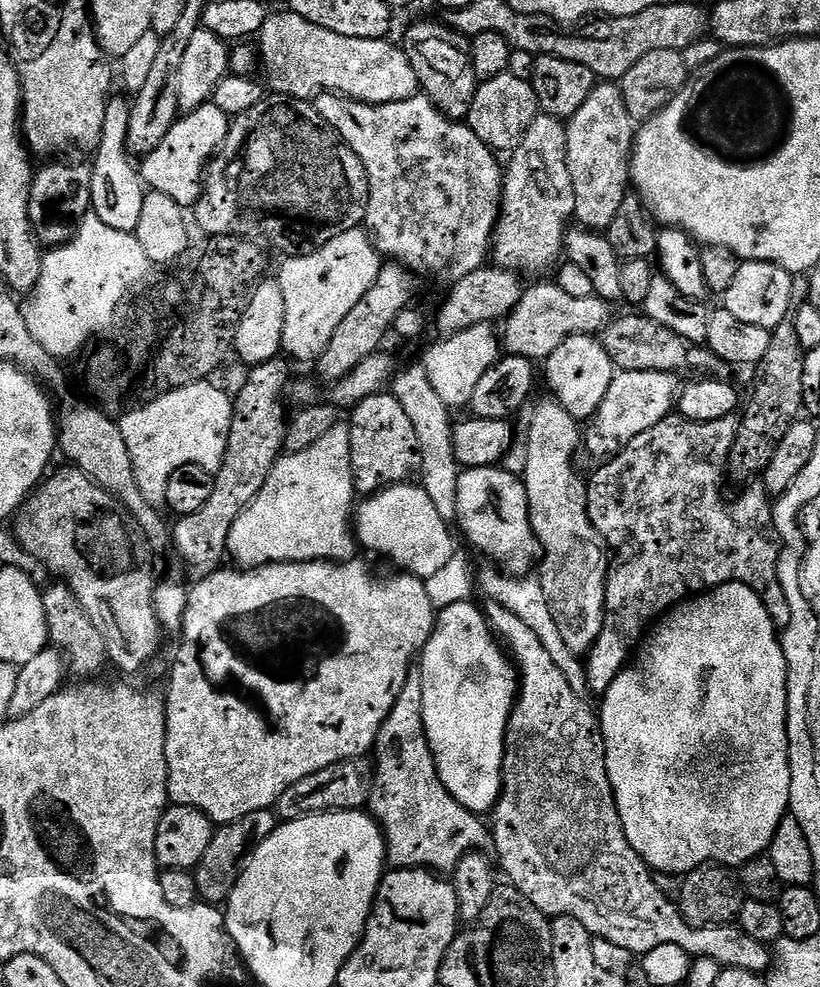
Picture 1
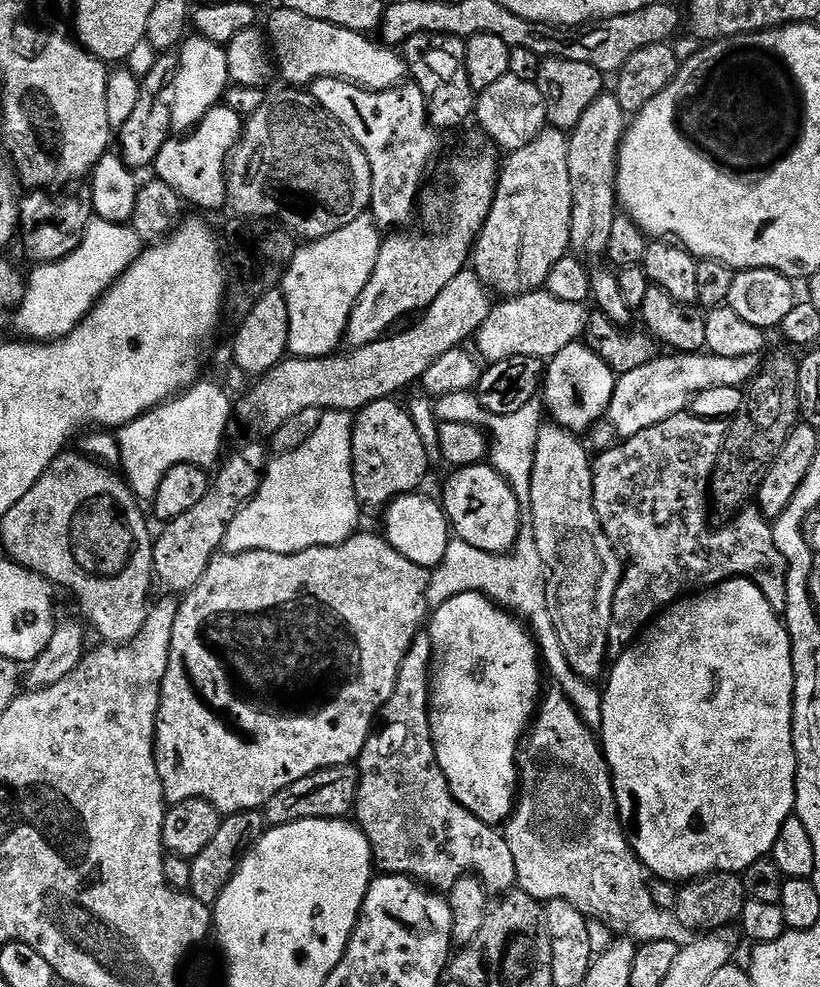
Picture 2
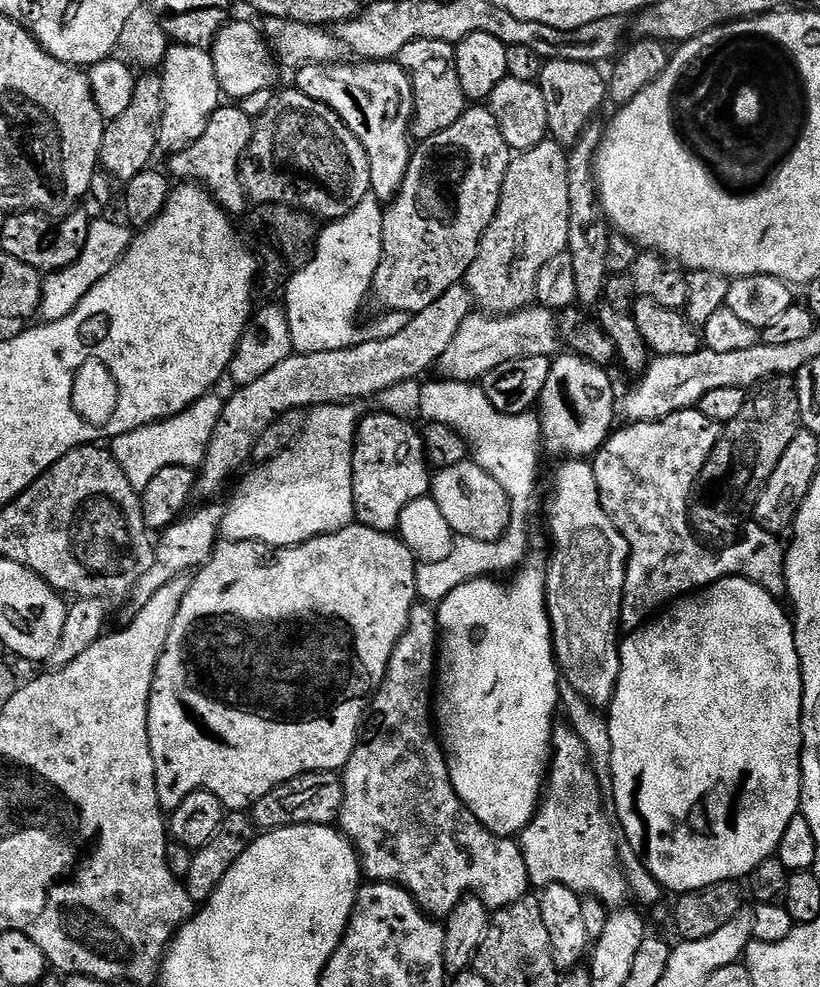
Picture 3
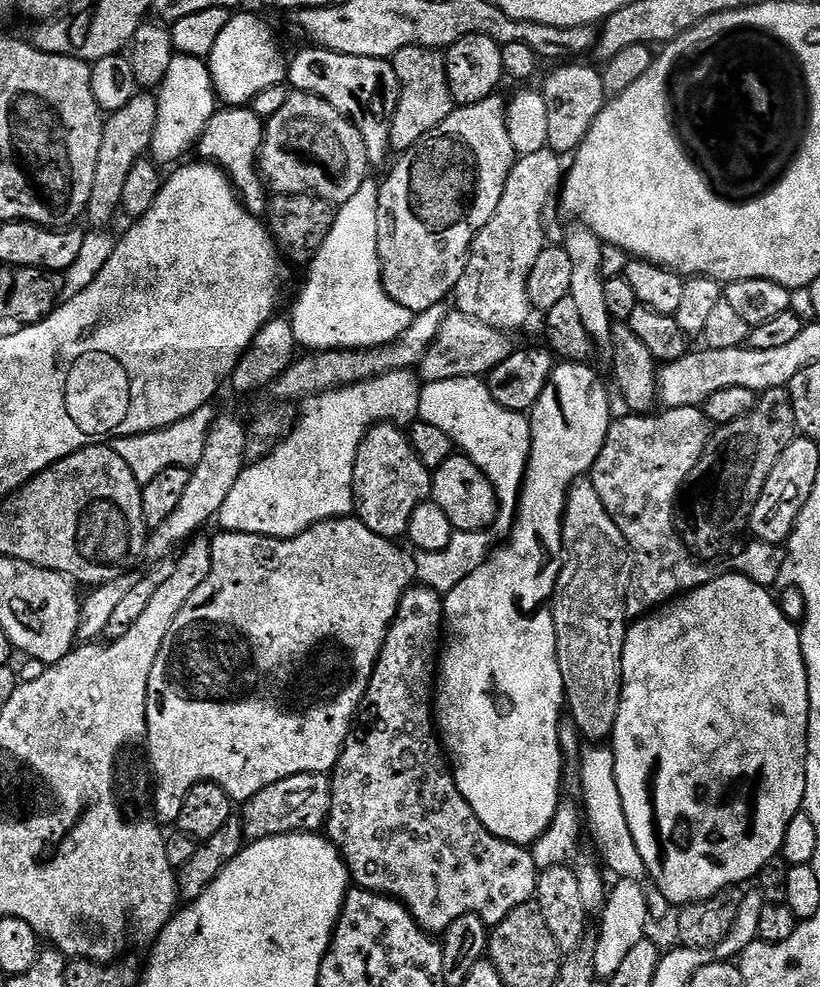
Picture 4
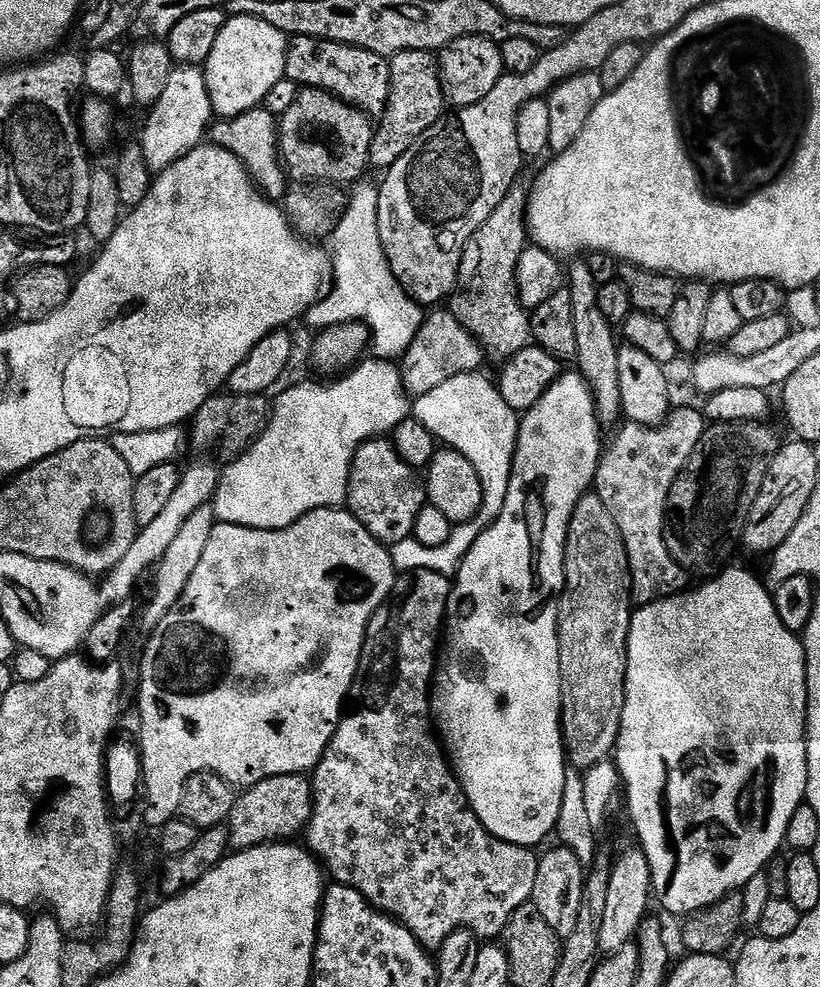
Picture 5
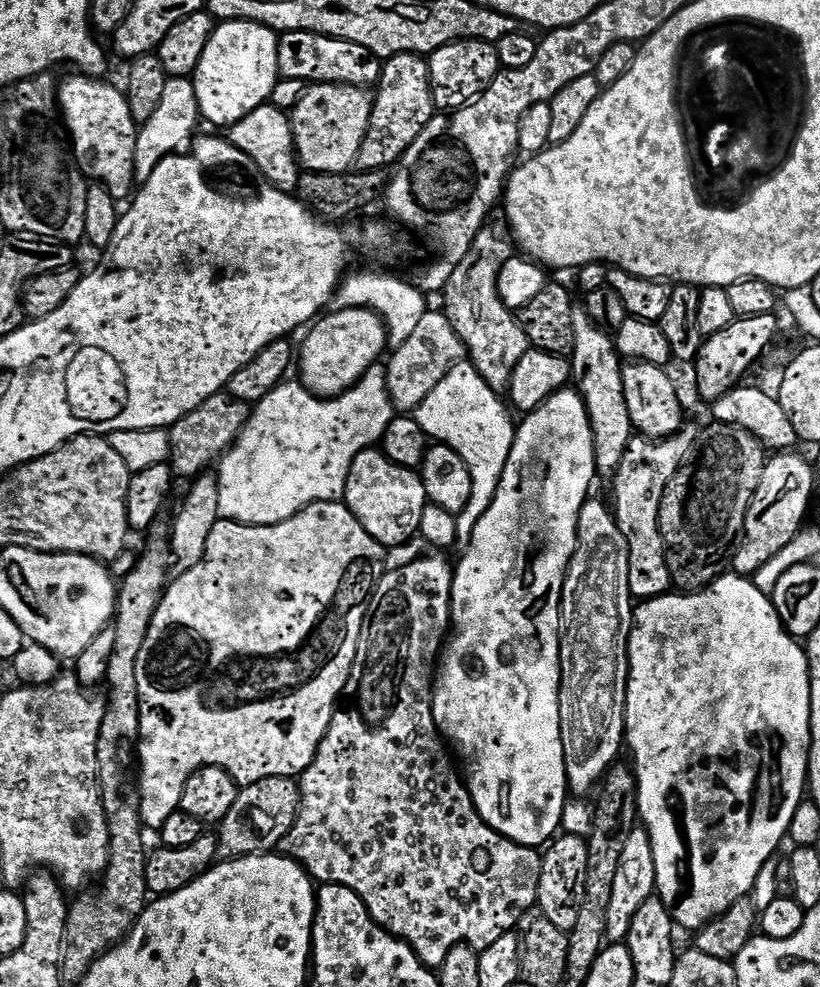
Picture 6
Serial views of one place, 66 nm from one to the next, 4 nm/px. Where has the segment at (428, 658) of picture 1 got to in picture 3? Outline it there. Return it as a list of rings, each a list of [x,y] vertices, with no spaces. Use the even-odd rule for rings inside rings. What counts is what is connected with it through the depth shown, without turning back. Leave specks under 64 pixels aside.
[[[532,552],[528,556],[528,565],[513,580],[503,584],[500,578],[471,580],[458,590],[451,592],[438,605],[438,659],[434,676],[434,724],[438,729],[438,739],[448,757],[450,782],[465,808],[469,808],[477,818],[485,824],[495,836],[515,837],[524,831],[532,821],[537,808],[540,807],[542,789],[546,783],[548,766],[552,751],[552,730],[556,716],[556,708],[560,704],[560,685],[562,677],[556,666],[556,657],[552,647],[552,623],[548,617],[548,562],[549,557],[540,552]]]

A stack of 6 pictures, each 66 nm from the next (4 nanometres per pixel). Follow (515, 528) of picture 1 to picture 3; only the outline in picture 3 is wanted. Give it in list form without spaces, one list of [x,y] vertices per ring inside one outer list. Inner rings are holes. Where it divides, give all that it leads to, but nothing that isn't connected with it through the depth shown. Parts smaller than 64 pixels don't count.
[[[469,458],[458,462],[458,466],[446,466],[433,475],[430,499],[442,510],[450,530],[456,536],[474,538],[482,542],[494,542],[508,532],[508,523],[512,517],[510,502],[506,490],[482,470],[475,460]]]

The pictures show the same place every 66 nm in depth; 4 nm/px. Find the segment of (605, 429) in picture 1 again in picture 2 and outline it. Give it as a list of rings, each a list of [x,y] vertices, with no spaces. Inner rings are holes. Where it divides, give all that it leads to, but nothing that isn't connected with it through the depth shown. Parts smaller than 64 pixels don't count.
[[[704,352],[657,355],[646,366],[638,366],[638,370],[630,370],[630,374],[617,379],[608,407],[607,423],[612,423],[620,438],[642,434],[642,430],[658,426],[658,422],[666,422],[666,418],[674,418],[685,411],[693,398],[702,394],[702,390],[714,390],[714,386],[744,388],[761,368],[760,356],[718,358]]]

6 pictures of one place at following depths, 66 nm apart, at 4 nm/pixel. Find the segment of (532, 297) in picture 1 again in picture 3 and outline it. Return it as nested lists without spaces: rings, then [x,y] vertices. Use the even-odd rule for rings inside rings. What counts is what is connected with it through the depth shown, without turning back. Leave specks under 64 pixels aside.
[[[529,306],[509,316],[469,314],[466,322],[458,326],[458,334],[454,334],[454,342],[450,342],[446,354],[442,354],[438,368],[449,380],[480,382],[494,366],[502,366],[502,362],[535,356],[552,358],[561,348],[562,324],[553,309]]]

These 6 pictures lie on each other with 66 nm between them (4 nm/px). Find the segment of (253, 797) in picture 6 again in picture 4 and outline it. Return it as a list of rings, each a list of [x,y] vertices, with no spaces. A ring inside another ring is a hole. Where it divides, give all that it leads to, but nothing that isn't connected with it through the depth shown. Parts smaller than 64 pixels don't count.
[[[319,772],[294,774],[274,786],[266,786],[254,798],[243,801],[244,839],[251,842],[265,840],[271,836],[285,836],[291,832],[319,833],[328,823],[332,805],[332,781]]]

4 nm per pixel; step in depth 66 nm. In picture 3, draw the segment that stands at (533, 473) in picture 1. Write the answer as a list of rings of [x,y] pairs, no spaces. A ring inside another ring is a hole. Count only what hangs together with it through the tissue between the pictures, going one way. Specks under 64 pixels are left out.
[[[568,458],[561,464],[564,465],[557,470],[556,477],[552,480],[552,497],[548,500],[548,524],[552,527],[552,552],[550,551],[548,562],[548,617],[552,623],[552,647],[556,657],[556,666],[560,670],[563,683],[574,686],[574,690],[578,690],[578,694],[582,694],[582,698],[587,700],[589,708],[604,710],[614,698],[620,673],[620,640],[618,635],[616,636],[616,632],[618,633],[620,607],[624,597],[624,583],[628,569],[628,543],[626,538],[622,538],[622,534],[616,529],[614,522],[610,522],[606,510],[602,510],[602,502],[598,494],[598,478],[594,478],[591,463],[584,458]]]

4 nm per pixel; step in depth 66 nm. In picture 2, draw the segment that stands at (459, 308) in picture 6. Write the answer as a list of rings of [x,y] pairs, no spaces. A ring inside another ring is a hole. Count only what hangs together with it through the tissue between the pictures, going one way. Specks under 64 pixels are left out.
[[[549,126],[530,146],[522,146],[507,159],[496,181],[496,201],[476,237],[470,264],[477,278],[497,297],[515,298],[541,291],[550,270],[554,270],[554,262],[570,252],[572,191],[568,136]]]

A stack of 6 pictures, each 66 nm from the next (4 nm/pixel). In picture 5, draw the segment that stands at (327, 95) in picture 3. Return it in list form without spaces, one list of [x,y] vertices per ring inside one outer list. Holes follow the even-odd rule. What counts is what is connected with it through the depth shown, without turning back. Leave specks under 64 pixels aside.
[[[309,36],[295,37],[288,45],[288,57],[284,74],[298,86],[321,88],[337,96],[339,100],[357,108],[369,118],[384,115],[390,92],[390,70],[388,60],[365,48],[354,48],[350,44],[336,44],[333,40],[315,40]]]

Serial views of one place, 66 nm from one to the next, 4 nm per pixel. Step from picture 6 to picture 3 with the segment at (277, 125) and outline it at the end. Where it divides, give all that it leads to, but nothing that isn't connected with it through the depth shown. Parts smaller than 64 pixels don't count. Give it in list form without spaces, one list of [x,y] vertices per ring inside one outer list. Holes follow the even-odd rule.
[[[221,106],[206,122],[206,134],[181,152],[171,153],[167,171],[180,182],[195,182],[208,189],[216,203],[233,218],[240,218],[249,211],[250,201],[240,177],[240,163],[252,141],[253,117],[247,116],[238,106]]]

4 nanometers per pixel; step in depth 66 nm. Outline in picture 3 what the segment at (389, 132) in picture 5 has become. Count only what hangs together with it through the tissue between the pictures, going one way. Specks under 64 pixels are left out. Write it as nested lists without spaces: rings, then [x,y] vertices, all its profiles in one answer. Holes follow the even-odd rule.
[[[430,38],[406,42],[406,46],[402,46],[398,62],[412,83],[414,110],[410,125],[411,135],[421,141],[434,134],[442,134],[442,130],[454,126],[454,122],[462,118],[466,107],[464,91],[462,84],[458,82],[456,70],[456,45]]]

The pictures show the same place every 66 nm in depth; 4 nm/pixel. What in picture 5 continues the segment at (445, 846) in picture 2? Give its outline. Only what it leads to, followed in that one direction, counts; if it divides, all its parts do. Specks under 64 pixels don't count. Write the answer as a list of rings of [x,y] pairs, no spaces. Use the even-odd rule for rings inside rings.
[[[414,572],[405,575],[402,586],[397,587],[394,598],[389,599],[384,607],[377,610],[371,623],[368,624],[368,637],[364,643],[364,653],[360,659],[360,674],[356,677],[346,704],[346,711],[340,717],[340,725],[336,728],[330,746],[324,752],[324,757],[311,773],[312,782],[312,817],[306,829],[306,847],[321,865],[327,875],[337,884],[344,884],[347,888],[358,890],[368,899],[369,904],[378,911],[391,916],[414,934],[416,941],[425,950],[439,950],[460,928],[469,928],[475,936],[481,938],[496,938],[507,928],[514,910],[529,903],[534,890],[534,882],[538,878],[540,865],[537,853],[531,848],[523,848],[505,840],[497,840],[482,826],[482,822],[474,814],[468,804],[466,794],[460,788],[455,771],[434,731],[432,706],[430,703],[430,689],[434,683],[434,673],[438,667],[438,645],[442,640],[442,629],[446,624],[448,610],[449,579],[433,572]]]

